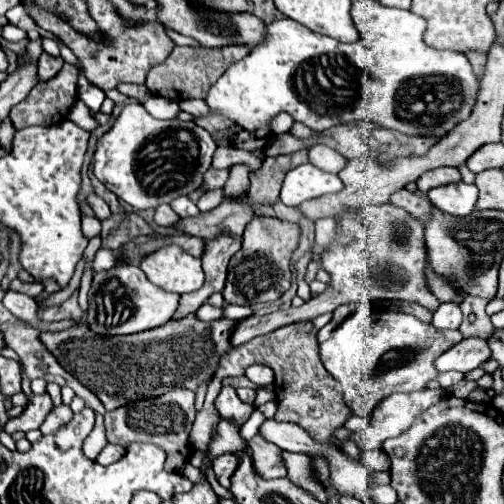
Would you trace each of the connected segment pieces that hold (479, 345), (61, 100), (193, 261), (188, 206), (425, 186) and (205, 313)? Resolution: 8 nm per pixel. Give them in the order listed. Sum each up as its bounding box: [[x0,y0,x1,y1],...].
[[434,338,490,374],[12,64,78,130],[140,246,204,292],[170,196,200,218],[416,168,460,192],[196,304,224,320]]

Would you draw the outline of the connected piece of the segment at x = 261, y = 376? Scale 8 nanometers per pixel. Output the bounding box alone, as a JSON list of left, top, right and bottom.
[246,364,274,388]

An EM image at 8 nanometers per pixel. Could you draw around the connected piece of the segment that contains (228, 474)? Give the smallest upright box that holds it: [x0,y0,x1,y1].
[212,454,238,488]

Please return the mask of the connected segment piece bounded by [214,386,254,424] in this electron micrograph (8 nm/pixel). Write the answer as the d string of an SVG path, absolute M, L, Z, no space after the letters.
M222 386L220 394L214 400L214 406L222 418L232 420L236 424L244 424L254 410L254 406L240 402L240 398L236 396L236 390L232 386Z

